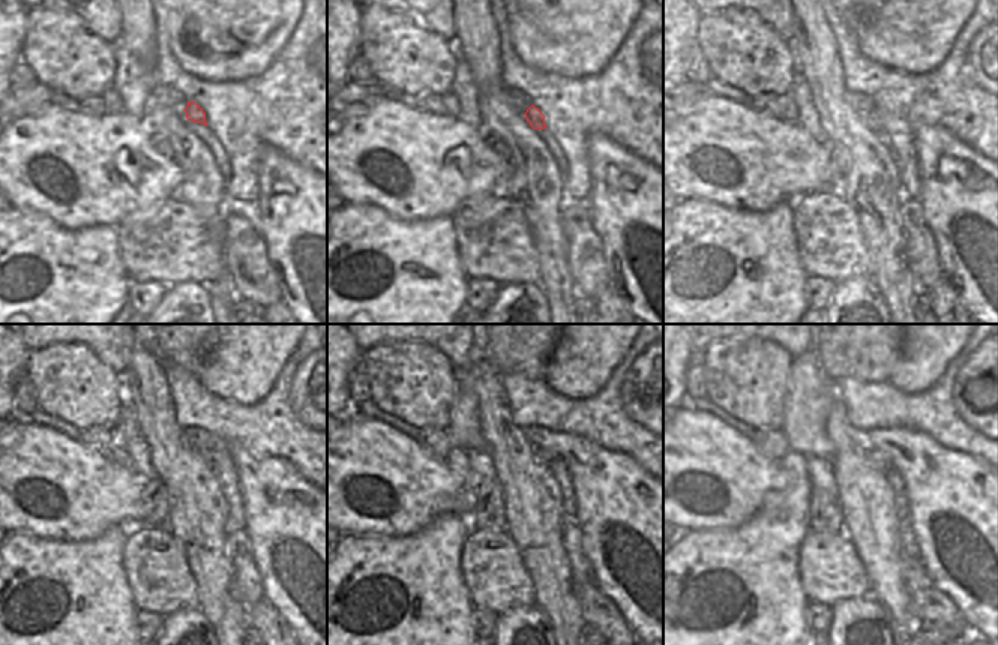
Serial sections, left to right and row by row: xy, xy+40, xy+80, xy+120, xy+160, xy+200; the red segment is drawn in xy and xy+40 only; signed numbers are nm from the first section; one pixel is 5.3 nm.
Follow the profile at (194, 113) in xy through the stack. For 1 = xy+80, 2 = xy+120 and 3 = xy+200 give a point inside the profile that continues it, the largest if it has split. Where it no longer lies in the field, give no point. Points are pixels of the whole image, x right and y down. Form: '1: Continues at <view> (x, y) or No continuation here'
1: Continues at xy+80 (872, 119)
2: Continues at xy+120 (204, 455)
3: Continues at xy+200 (880, 459)

